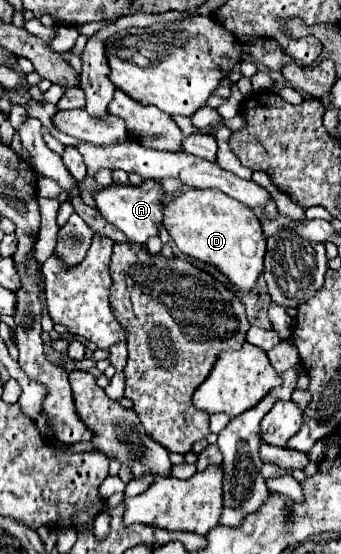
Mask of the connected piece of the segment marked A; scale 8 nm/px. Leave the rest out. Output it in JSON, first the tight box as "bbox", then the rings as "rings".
{"bbox":[96,179,164,243],"rings":[[[146,179],[140,185],[116,185],[116,187],[104,187],[100,193],[96,193],[96,207],[98,211],[116,225],[132,243],[148,243],[150,237],[160,235],[160,227],[164,223],[164,189],[160,181]]]}

